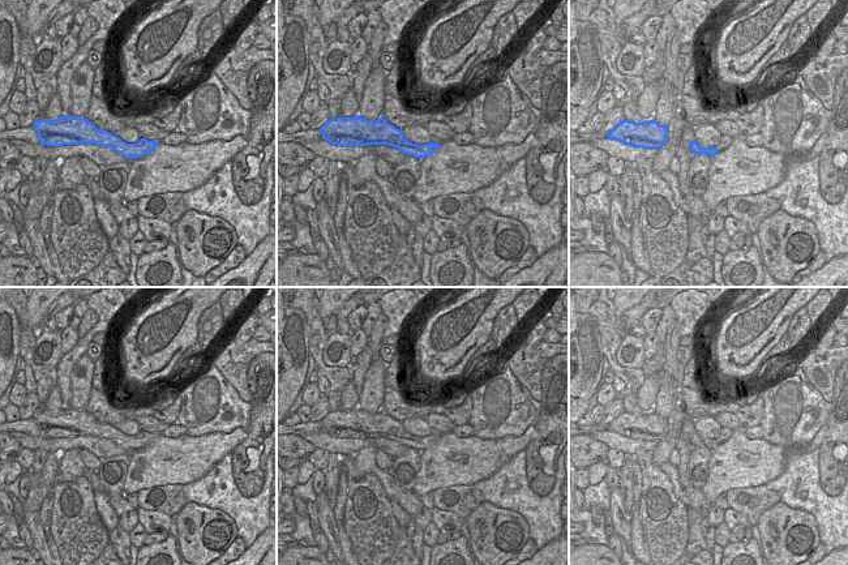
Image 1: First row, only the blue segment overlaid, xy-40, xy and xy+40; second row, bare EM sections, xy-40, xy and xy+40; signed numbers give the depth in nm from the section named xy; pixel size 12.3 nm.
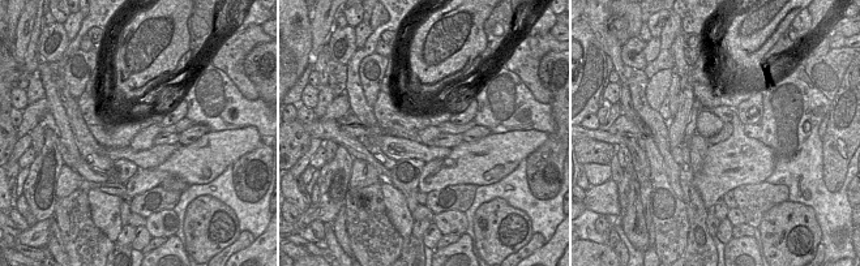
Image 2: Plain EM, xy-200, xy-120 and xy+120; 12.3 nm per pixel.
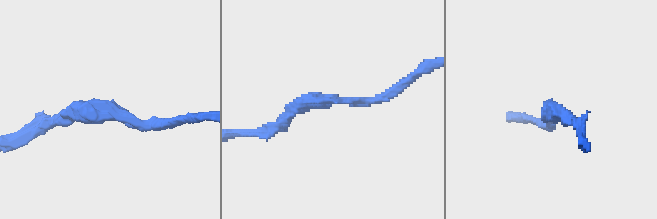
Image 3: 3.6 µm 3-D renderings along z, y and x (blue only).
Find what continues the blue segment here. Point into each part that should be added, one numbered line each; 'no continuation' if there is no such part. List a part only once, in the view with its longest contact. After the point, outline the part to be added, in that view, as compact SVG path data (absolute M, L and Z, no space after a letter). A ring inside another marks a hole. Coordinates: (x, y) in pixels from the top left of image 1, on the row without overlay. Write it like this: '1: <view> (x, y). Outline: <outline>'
no continuation.

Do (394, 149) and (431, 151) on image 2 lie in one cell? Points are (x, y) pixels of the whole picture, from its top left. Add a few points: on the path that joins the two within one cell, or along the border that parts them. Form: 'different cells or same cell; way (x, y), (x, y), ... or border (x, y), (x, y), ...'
same cell; way (403, 149), (422, 151)

